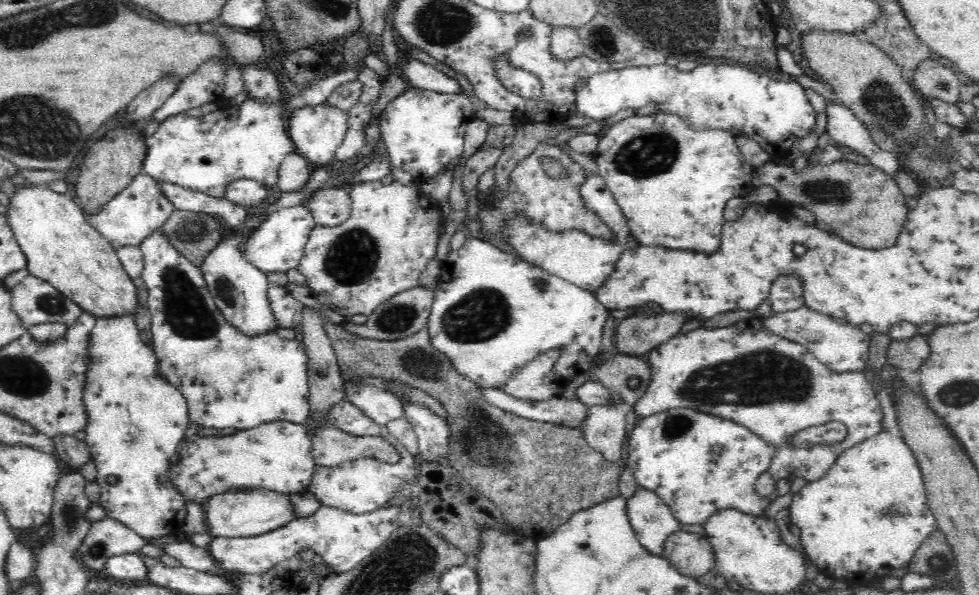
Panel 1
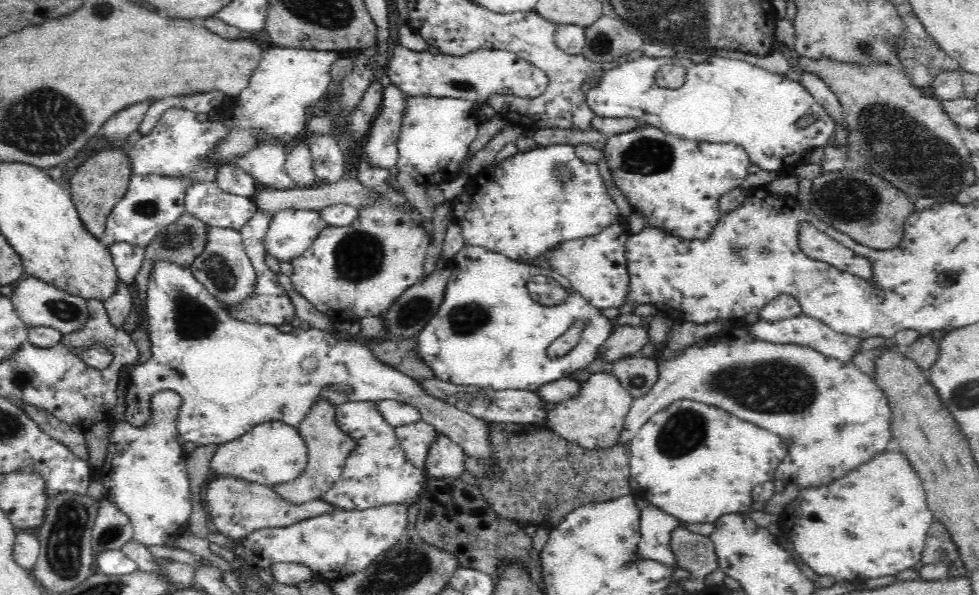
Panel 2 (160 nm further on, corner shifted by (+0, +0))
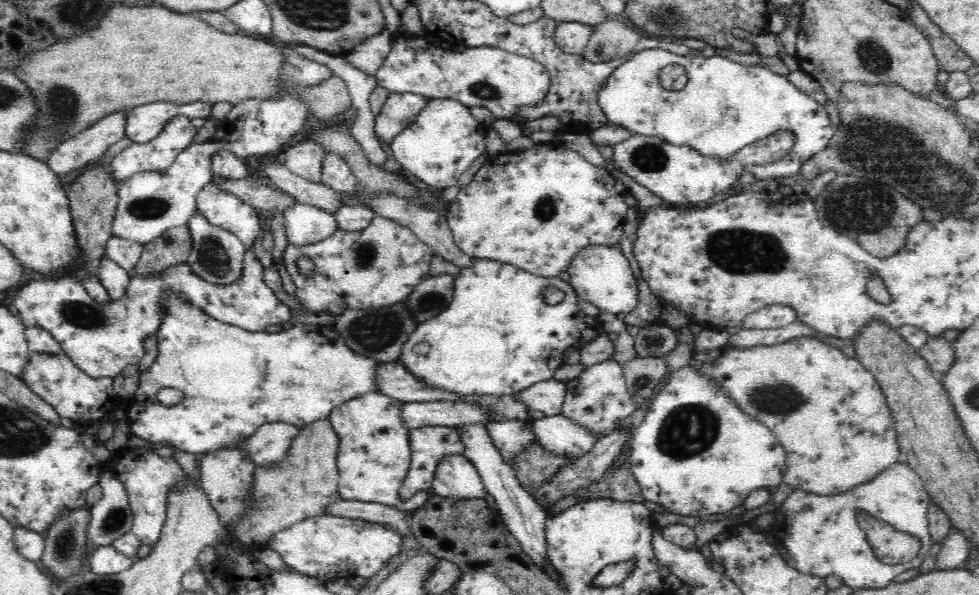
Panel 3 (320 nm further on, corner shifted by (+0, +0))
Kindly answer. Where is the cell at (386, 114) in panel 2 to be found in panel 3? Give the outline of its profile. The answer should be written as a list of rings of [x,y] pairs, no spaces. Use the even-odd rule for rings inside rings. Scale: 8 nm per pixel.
[[[411,92],[390,93],[380,114],[375,117],[375,129],[379,140],[390,144],[394,136],[406,128],[429,99]]]

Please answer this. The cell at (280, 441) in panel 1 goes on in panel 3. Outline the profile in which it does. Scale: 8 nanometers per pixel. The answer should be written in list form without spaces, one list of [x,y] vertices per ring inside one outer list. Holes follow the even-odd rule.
[[[286,422],[263,424],[247,439],[245,450],[256,466],[268,466],[286,458],[288,448],[299,432],[300,428]]]

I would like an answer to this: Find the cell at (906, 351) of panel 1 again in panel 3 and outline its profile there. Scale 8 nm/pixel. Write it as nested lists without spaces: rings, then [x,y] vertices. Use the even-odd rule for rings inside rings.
[[[941,335],[930,337],[929,341],[919,349],[919,353],[940,379],[952,370],[955,363],[955,343],[949,342]]]

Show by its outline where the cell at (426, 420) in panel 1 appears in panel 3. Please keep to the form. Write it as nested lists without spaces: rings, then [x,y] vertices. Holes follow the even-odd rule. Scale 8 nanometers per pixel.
[[[464,455],[443,458],[435,472],[432,494],[456,501],[484,499],[488,494],[478,469]]]

